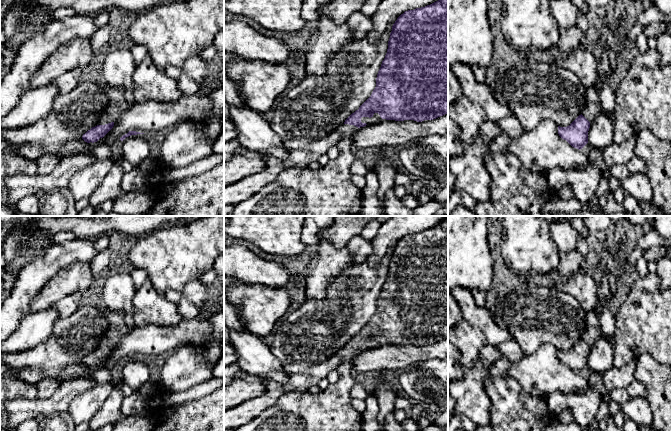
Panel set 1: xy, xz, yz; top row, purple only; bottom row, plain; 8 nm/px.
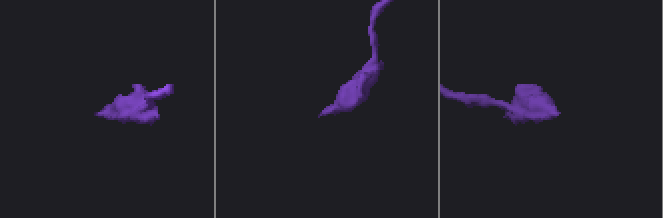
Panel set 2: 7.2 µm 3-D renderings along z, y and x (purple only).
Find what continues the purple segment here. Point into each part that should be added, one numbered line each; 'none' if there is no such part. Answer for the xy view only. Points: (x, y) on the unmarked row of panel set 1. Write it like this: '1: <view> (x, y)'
1: xy (117, 328)

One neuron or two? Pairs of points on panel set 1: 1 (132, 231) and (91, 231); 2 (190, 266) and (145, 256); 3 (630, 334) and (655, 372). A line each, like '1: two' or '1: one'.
1: one
2: one
3: two

